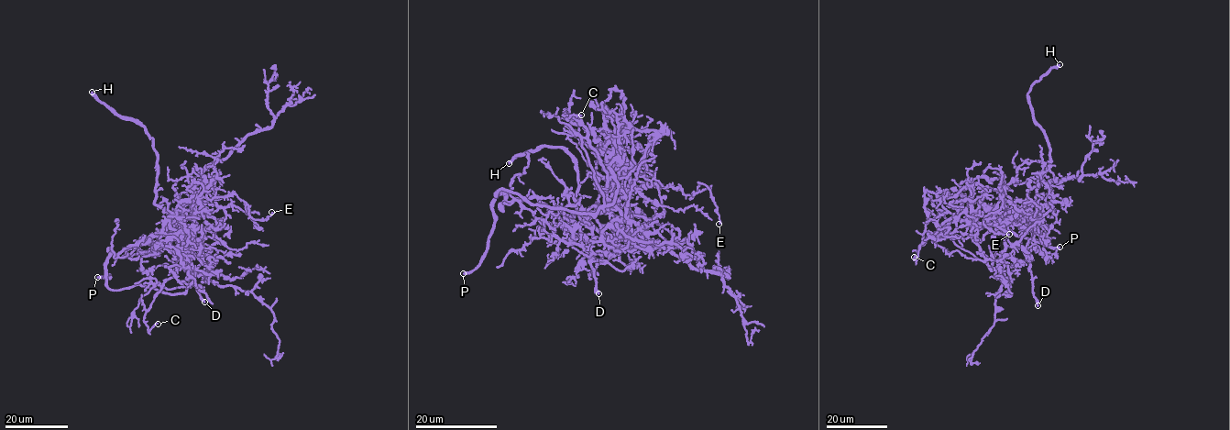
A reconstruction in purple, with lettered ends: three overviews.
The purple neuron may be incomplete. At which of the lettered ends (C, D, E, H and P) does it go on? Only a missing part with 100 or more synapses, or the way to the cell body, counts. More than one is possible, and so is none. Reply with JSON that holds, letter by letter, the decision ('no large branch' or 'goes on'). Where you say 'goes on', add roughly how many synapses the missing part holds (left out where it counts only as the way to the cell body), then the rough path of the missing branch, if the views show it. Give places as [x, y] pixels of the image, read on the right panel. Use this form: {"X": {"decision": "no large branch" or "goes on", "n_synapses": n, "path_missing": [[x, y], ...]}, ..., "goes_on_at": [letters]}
{"C": {"decision": "no large branch"}, "D": {"decision": "no large branch"}, "E": {"decision": "no large branch"}, "H": {"decision": "goes on", "path_missing": [[1059, 64], [1066, 55], [1058, 49], [1026, 46], [1020, 38], [1020, 29], [1037, 13]]}, "P": {"decision": "goes on", "n_synapses": 1500, "path_missing": [[1059, 247], [1060, 238], [1027, 205], [982, 193], [1013, 179], [1010, 132], [1030, 115], [1037, 95], [1026, 93]]}, "goes_on_at": ["H", "P"]}

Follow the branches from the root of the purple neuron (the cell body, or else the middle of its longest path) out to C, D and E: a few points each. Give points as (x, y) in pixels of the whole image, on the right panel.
C: (1031, 202), (1007, 222), (994, 223), (979, 241), (966, 234), (938, 232), (920, 245), (917, 260), (914, 257)
D: (1031, 202), (1036, 232), (1035, 243), (1026, 248), (1026, 253), (1032, 290), (1037, 305)
E: (1031, 202), (1019, 211), (1004, 199), (1002, 188), (1000, 208), (990, 213), (982, 223), (995, 233), (1009, 234)

